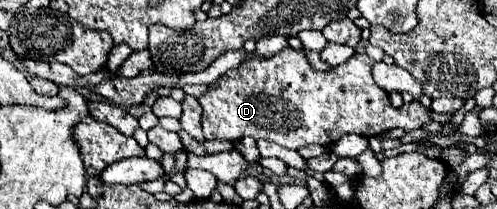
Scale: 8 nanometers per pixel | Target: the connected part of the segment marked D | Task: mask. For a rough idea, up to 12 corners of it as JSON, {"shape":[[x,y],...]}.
{"shape":[[286,48],[198,98],[206,140],[330,146],[414,130],[356,52],[326,72]]}

